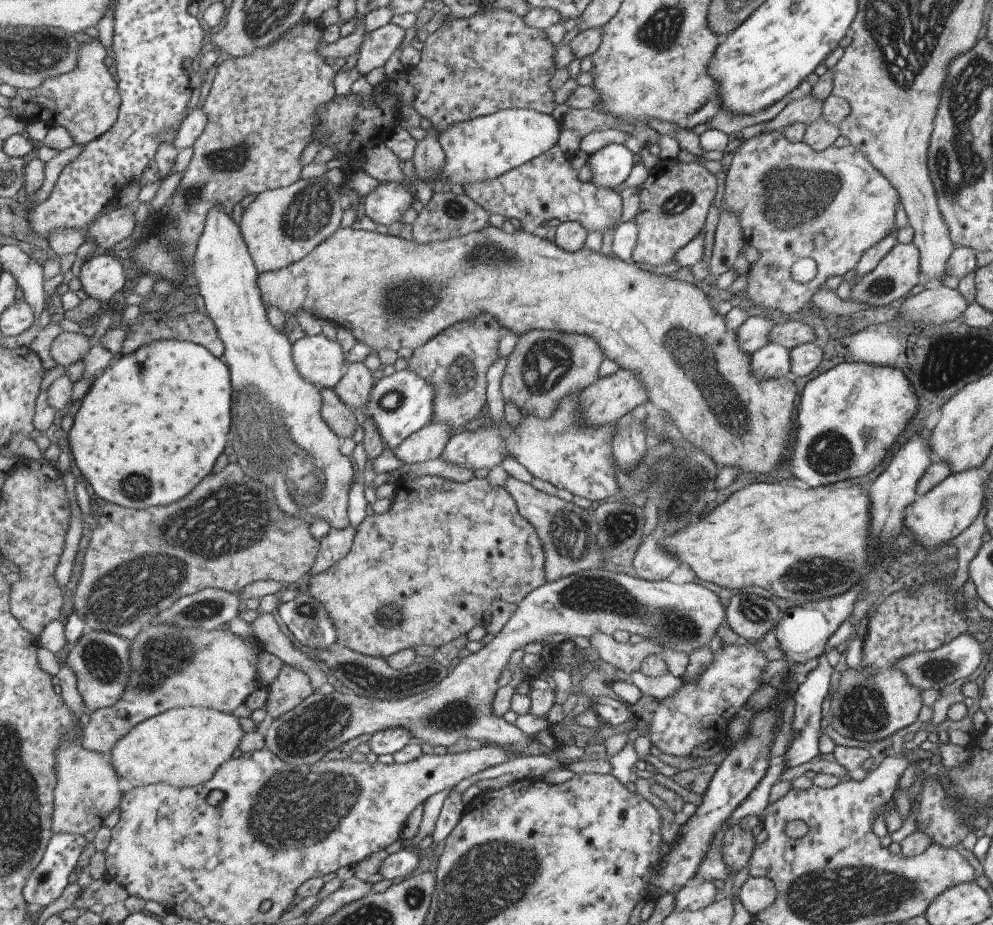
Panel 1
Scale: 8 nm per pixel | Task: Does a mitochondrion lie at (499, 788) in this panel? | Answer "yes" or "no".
no

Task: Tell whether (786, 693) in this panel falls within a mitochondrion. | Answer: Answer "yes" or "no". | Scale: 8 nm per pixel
no

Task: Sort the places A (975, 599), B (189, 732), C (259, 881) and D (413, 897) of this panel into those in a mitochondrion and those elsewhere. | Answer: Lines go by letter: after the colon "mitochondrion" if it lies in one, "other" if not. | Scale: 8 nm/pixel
A: other
B: other
C: other
D: mitochondrion

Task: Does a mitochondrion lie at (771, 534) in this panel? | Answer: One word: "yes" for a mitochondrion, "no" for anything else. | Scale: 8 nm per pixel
no

